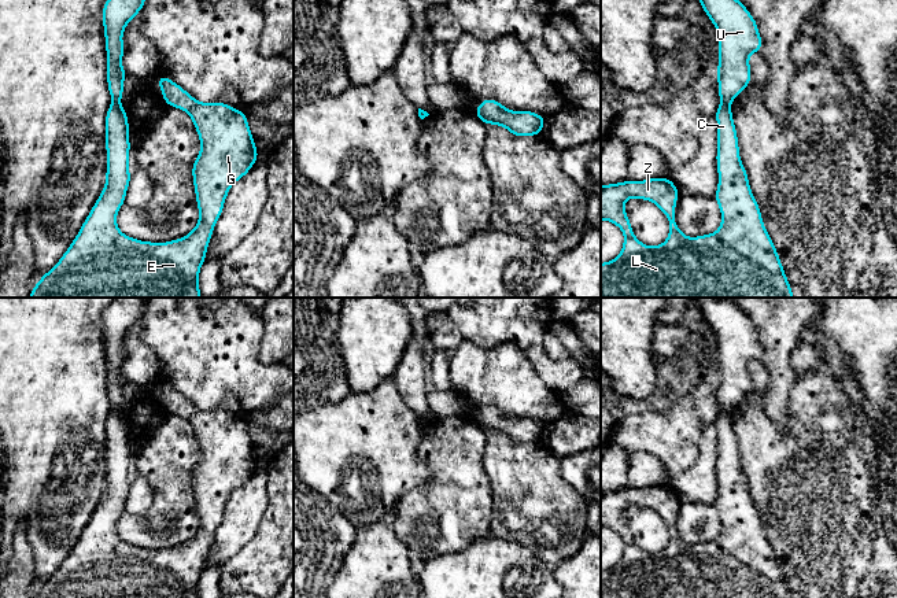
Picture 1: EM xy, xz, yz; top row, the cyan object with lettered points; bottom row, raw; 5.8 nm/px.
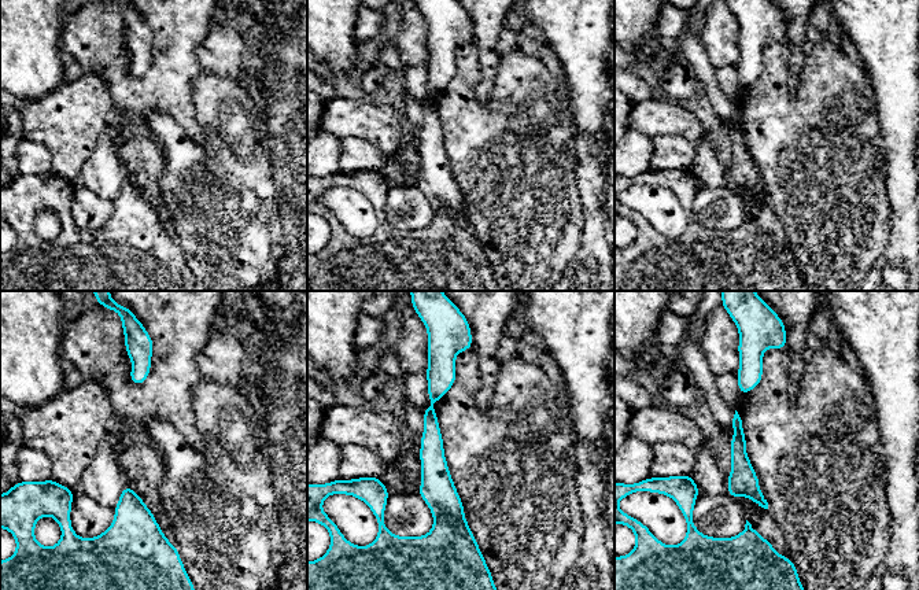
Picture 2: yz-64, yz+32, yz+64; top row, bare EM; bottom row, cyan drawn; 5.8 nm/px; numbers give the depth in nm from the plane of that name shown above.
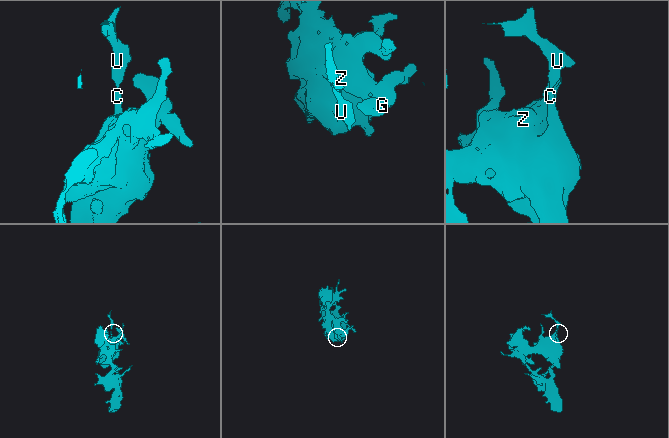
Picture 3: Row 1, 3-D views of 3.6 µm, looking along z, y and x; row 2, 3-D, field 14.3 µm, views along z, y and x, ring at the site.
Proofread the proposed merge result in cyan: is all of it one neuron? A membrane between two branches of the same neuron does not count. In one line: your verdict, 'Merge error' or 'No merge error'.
Merge error

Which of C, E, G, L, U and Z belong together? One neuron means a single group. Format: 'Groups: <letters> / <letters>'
Groups: C E G L Z / U

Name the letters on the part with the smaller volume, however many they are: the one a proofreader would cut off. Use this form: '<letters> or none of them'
U

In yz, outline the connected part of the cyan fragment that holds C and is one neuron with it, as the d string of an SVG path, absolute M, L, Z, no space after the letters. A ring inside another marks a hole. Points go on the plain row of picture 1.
M720 411L717 428L717 481L715 507L721 520L720 535L710 542L684 543L676 531L676 506L680 503L671 486L647 486L601 492L601 528L610 528L624 542L621 560L612 569L601 571L601 598L793 598L779 561L767 539L757 507L749 492L748 479L739 464L737 436L730 411ZM627 506L650 507L669 529L668 546L650 554L641 550L624 518Z

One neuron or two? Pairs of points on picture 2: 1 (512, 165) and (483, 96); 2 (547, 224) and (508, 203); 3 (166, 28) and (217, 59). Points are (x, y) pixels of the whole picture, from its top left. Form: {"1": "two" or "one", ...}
{"1": "two", "2": "one", "3": "two"}

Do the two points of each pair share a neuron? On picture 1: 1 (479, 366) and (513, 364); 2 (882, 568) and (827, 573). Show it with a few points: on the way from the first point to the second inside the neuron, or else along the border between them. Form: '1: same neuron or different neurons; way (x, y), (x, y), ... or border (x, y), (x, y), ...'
1: same neuron; way (487, 371), (505, 371)
2: different neurons; border (877, 538), (871, 565), (860, 583)

